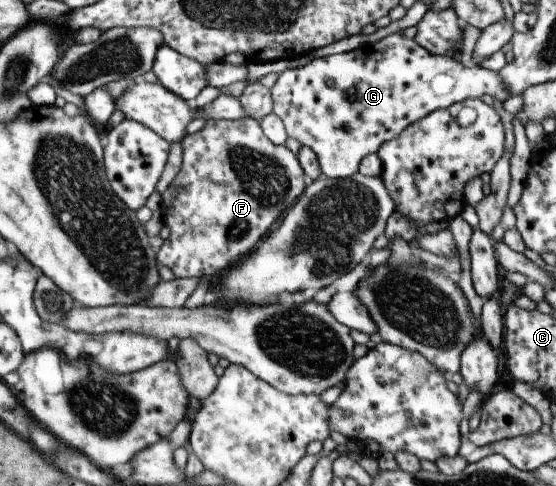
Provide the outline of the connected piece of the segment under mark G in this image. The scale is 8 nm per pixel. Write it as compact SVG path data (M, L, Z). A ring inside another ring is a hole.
M401 33L388 35L379 42L365 43L349 52L318 57L301 68L287 69L277 78L271 94L272 113L281 118L288 136L315 152L322 174L330 179L353 176L363 158L376 153L383 142L397 138L407 126L437 109L485 94L502 103L511 96L499 72L479 65L468 68L453 58L431 54L414 38L409 39Z

